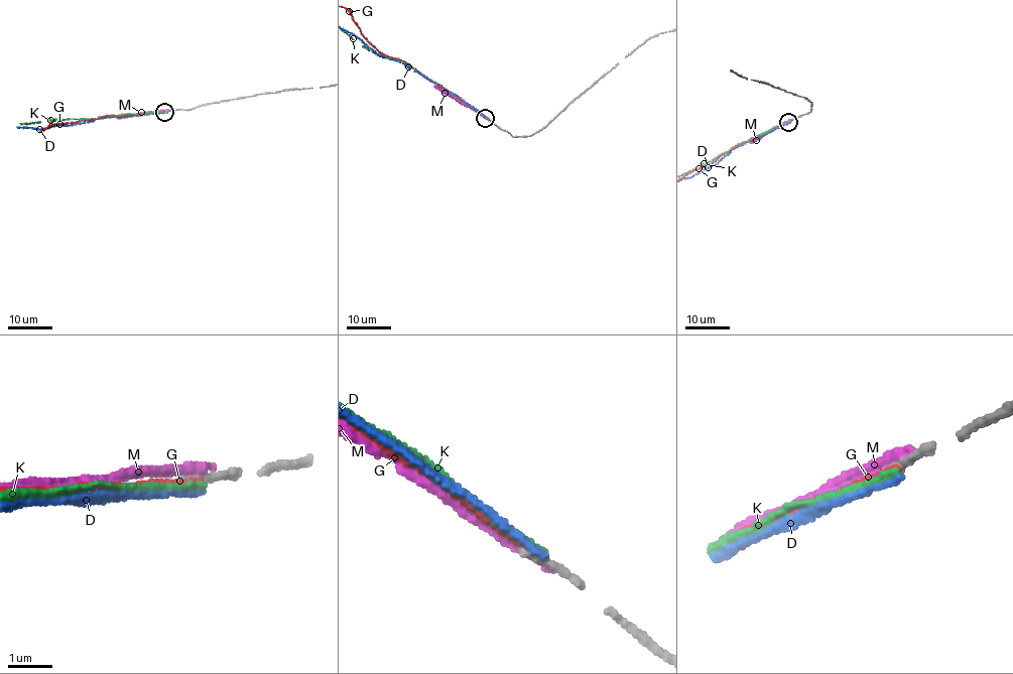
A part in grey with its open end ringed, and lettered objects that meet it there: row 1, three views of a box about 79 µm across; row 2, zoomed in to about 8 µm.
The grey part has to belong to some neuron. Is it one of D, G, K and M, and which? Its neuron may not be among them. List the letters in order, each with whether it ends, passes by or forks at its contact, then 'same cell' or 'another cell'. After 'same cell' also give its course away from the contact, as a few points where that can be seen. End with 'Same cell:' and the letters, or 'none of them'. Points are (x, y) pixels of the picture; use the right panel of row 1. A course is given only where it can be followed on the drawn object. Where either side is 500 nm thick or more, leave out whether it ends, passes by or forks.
D: it ends | another cell
G: it ends | another cell
K: it ends | another cell
M: it ends | another cell
Same cell: none of them

